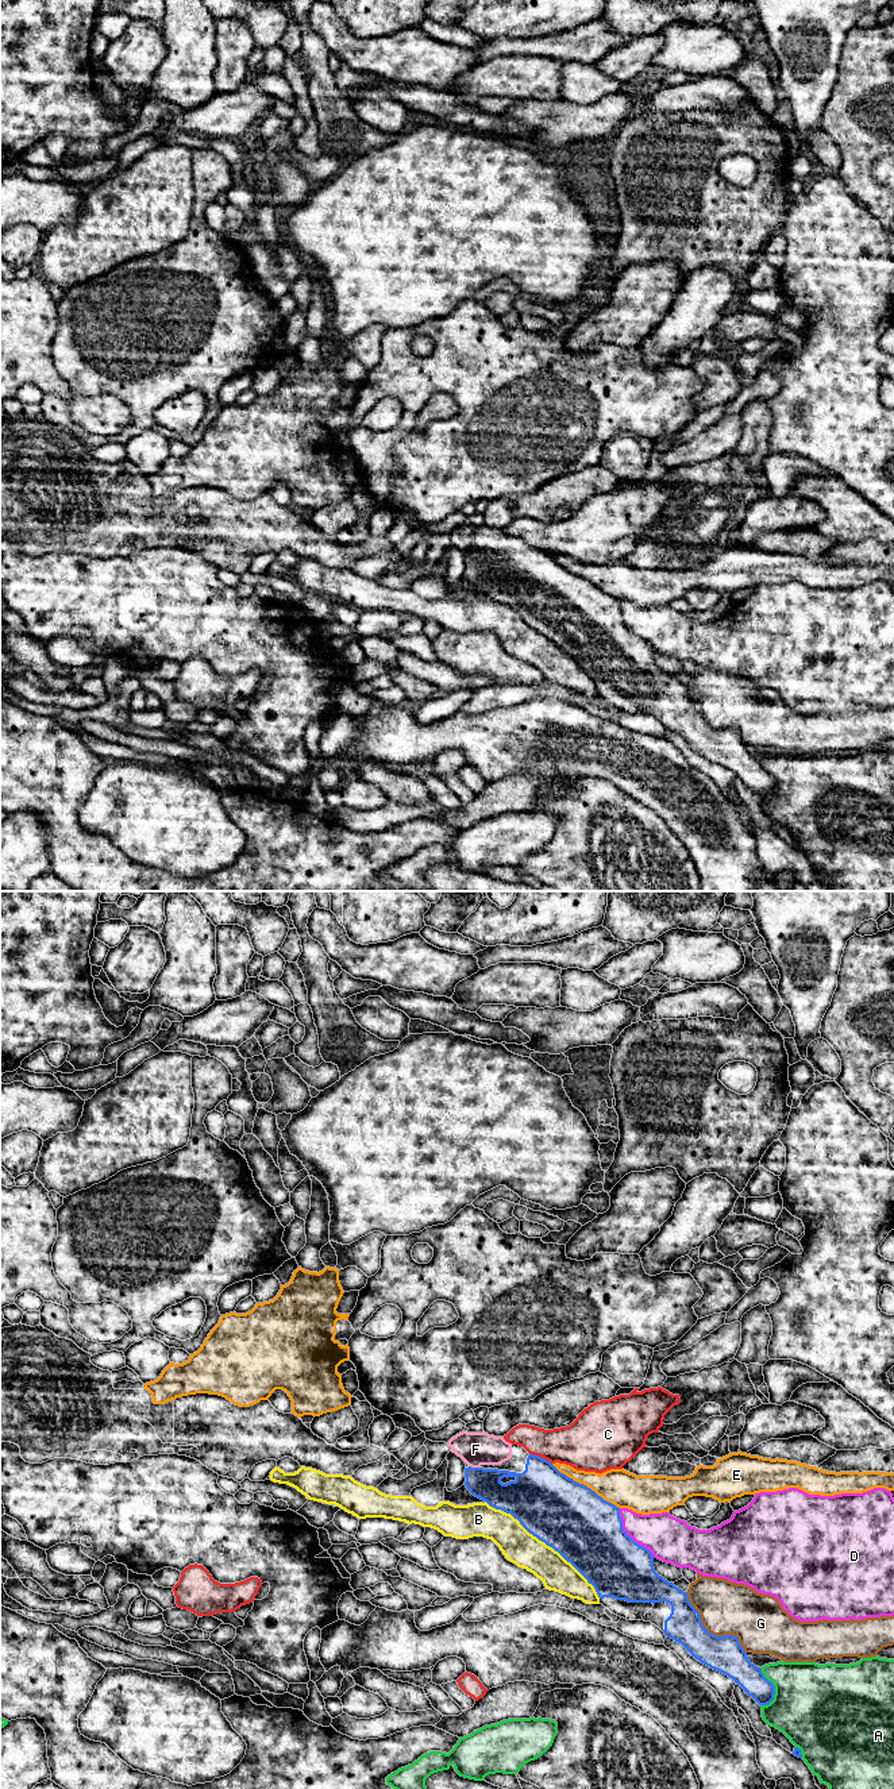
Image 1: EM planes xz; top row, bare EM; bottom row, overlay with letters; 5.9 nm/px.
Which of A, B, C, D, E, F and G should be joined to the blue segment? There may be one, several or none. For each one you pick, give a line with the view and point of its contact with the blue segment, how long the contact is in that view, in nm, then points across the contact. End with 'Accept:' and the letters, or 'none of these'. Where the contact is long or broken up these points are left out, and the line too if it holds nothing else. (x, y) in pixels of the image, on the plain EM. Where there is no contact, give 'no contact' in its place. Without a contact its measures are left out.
F: xz (474, 561) | 70 nm | across xz (485, 577), (474, 561), (476, 542)
Accept: F

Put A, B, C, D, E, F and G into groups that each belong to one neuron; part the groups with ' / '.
A / B / C / D / E / F / G

